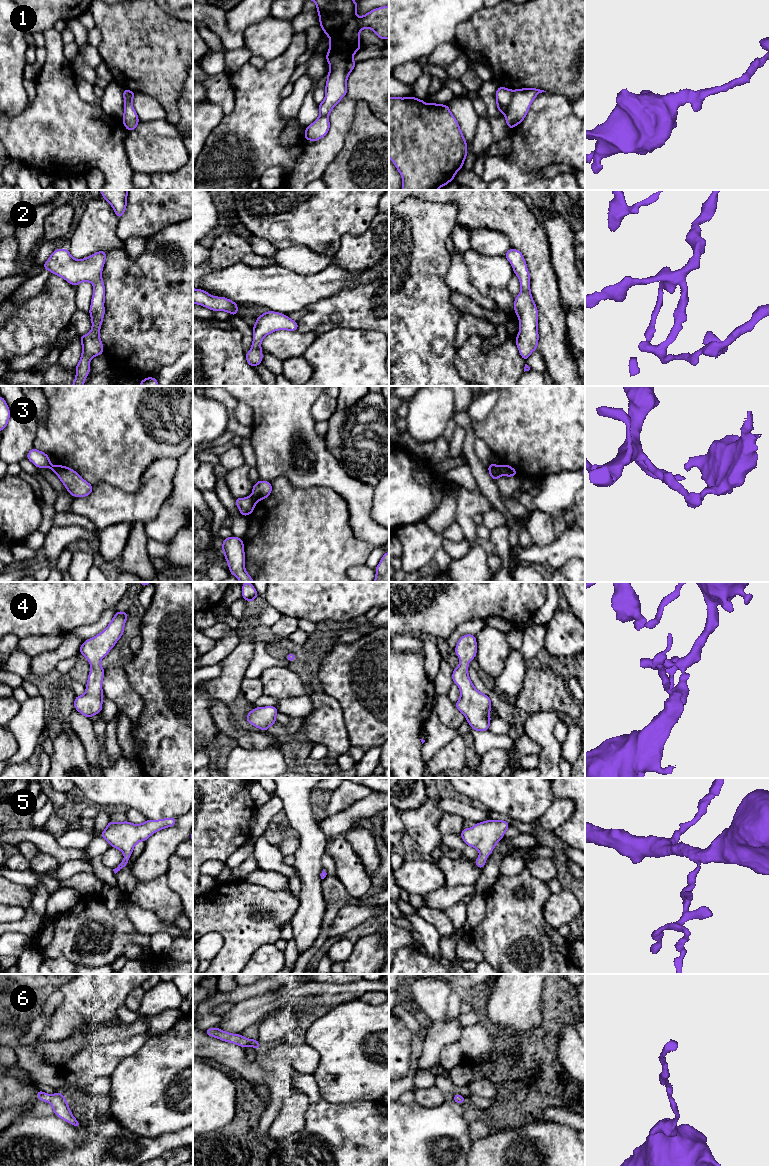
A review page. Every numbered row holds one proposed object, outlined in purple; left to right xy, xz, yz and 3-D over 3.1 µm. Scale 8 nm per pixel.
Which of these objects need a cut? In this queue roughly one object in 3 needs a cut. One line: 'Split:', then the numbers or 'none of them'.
Split: 1, 3

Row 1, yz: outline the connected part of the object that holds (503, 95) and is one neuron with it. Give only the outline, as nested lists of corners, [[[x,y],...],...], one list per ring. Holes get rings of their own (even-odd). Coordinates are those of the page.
[[[499,86],[495,97],[496,97],[496,104],[500,114],[507,109],[510,104],[511,98],[513,96],[513,91],[511,89]]]

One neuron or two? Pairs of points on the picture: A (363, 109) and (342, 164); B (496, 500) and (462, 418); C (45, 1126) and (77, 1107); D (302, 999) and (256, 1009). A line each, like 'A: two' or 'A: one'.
A: one
B: one
C: one
D: one

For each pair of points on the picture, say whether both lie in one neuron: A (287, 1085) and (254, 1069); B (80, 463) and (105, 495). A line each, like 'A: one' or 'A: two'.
A: one
B: two

